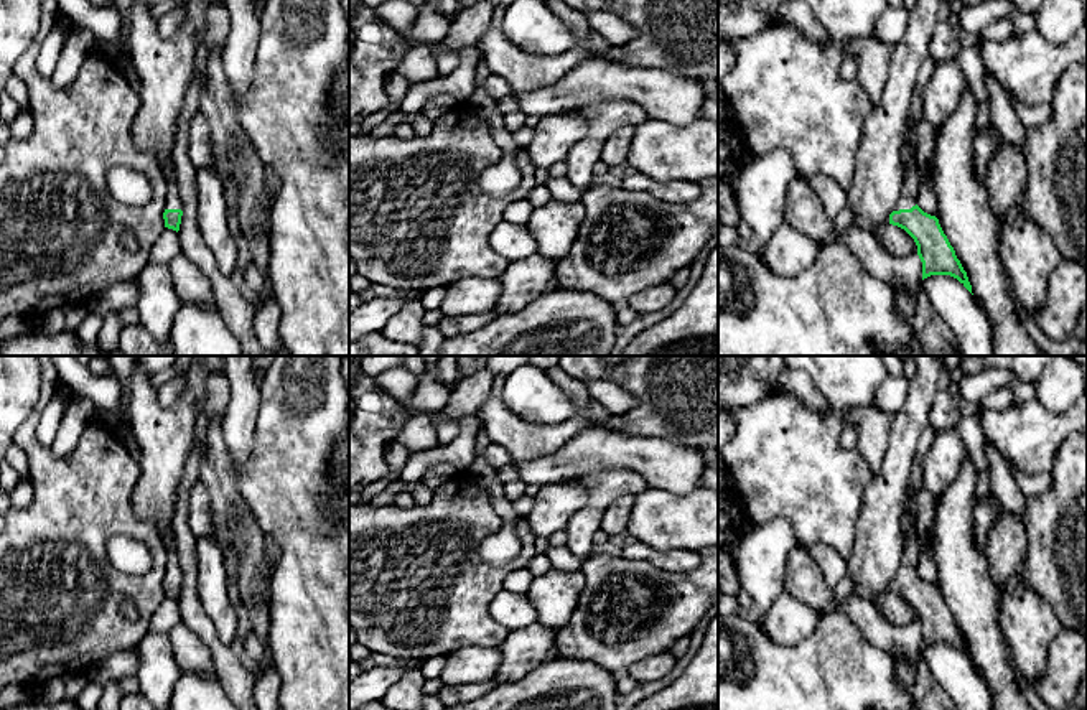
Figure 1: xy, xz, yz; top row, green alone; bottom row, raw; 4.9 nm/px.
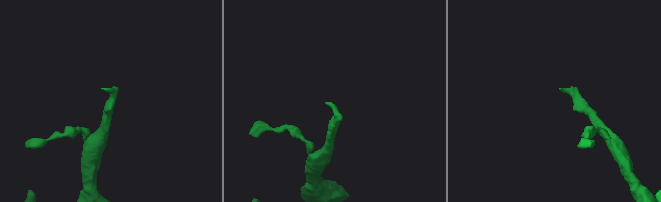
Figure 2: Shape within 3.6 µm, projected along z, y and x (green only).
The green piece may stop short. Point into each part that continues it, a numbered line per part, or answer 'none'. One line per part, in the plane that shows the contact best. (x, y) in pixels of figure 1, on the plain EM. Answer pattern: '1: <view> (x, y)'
1: yz (909, 559)

